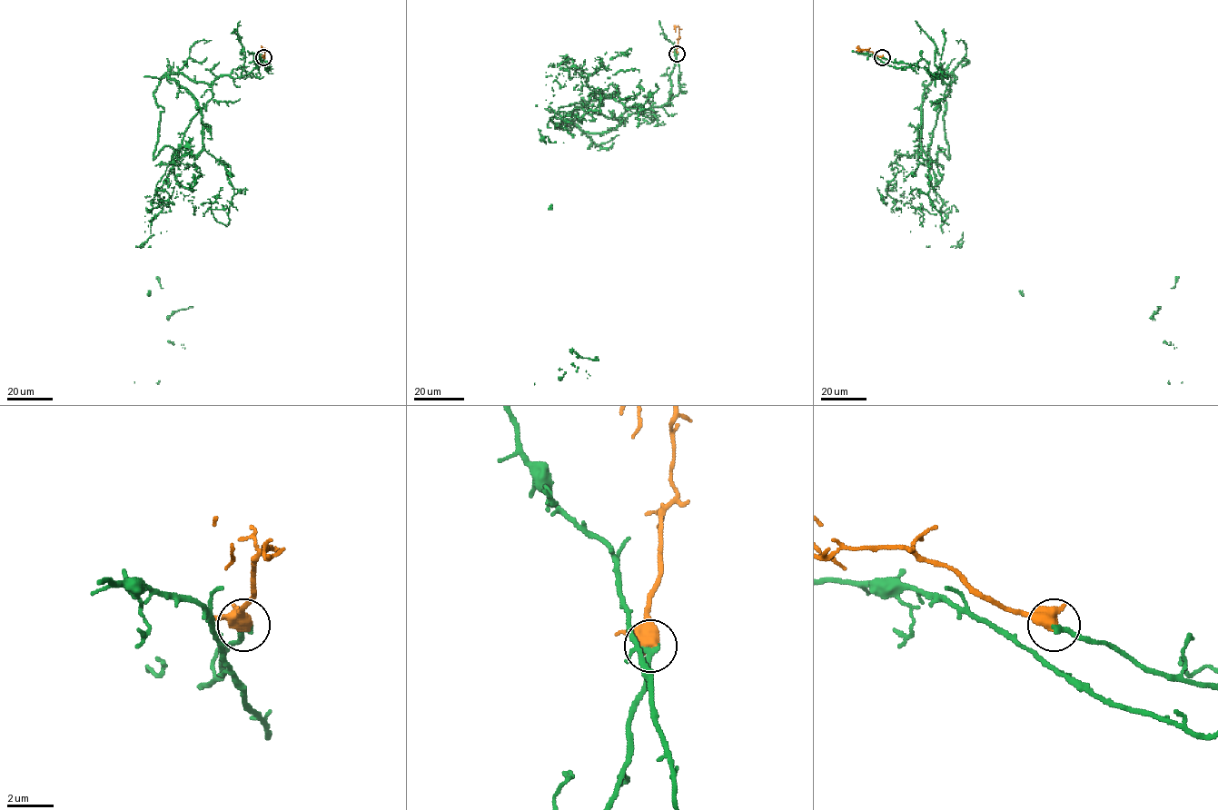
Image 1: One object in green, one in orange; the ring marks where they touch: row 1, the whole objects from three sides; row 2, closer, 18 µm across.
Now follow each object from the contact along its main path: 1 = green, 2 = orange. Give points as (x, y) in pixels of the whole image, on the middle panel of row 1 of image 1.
1: (677, 54), (666, 103), (618, 125), (585, 105), (560, 112), (541, 141), (550, 209), (534, 384)
2: (677, 54), (679, 27), (675, 25), (674, 29)

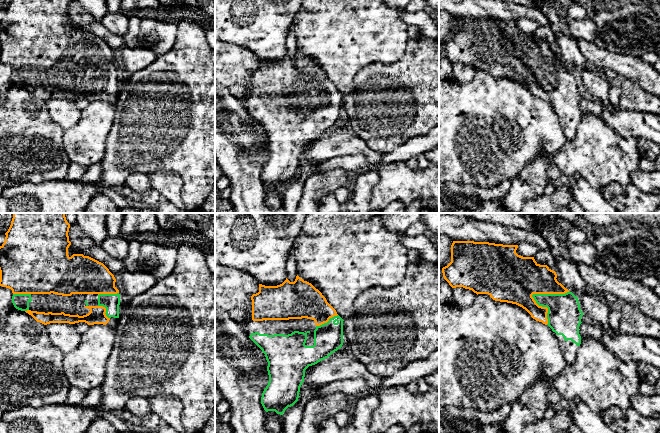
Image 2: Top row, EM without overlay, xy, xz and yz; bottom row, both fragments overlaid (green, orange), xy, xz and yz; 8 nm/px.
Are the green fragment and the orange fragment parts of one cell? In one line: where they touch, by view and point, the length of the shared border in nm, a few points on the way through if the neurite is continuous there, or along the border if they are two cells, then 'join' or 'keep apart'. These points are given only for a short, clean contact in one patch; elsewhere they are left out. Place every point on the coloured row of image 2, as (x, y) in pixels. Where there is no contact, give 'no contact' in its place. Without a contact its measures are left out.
yz (533, 294) | 320 nm | join

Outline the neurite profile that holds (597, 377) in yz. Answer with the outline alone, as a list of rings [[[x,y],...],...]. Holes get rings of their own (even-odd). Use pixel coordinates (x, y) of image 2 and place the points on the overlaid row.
[[[584,338],[574,362],[553,380],[553,387],[563,396],[565,404],[578,397],[594,412],[600,413],[611,407],[630,408],[631,398],[640,392],[641,381],[637,363],[623,363],[599,341]]]

